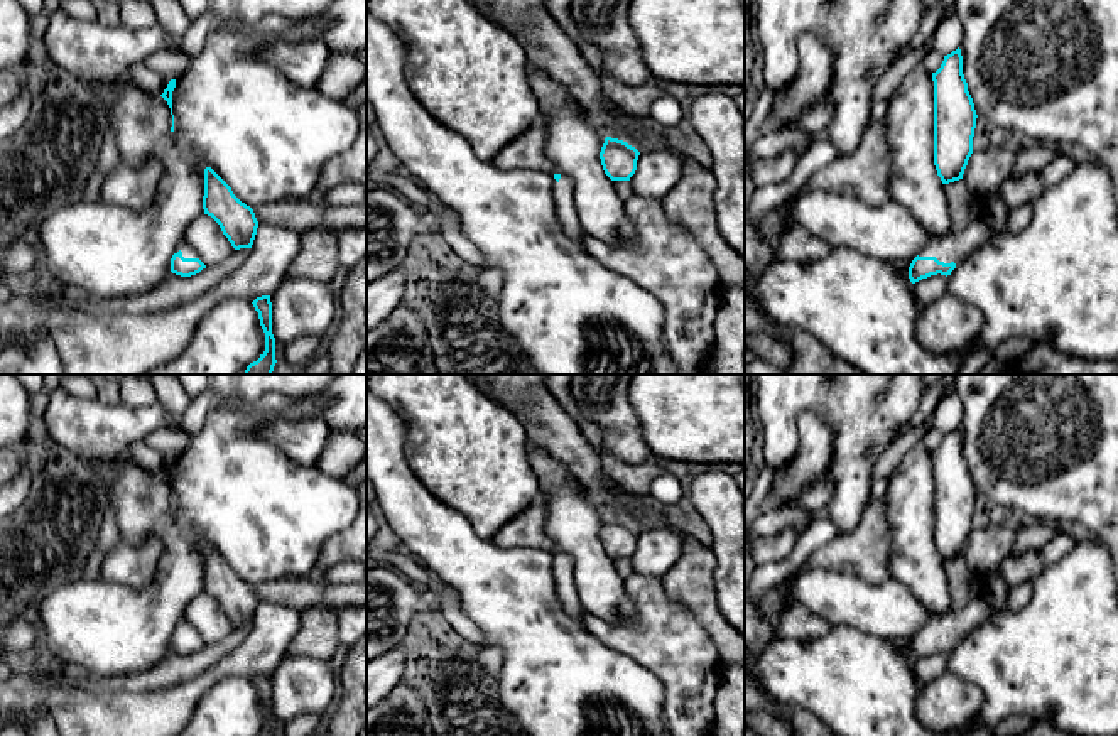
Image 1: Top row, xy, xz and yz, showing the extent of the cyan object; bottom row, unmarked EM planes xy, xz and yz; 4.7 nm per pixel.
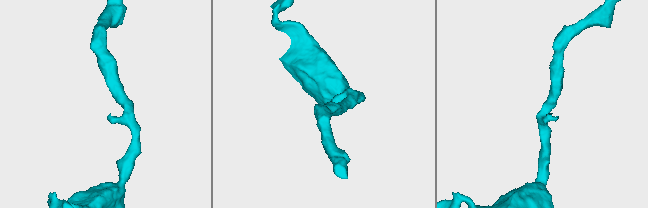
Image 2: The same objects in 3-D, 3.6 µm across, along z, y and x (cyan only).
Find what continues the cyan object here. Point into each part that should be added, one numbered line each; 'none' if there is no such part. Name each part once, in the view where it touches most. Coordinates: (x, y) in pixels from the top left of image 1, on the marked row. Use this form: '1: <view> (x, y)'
1: yz (956, 245)

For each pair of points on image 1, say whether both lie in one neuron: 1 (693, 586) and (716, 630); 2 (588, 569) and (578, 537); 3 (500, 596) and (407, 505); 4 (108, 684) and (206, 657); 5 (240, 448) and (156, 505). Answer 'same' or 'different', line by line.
1: same
2: same
3: same
4: same
5: different

